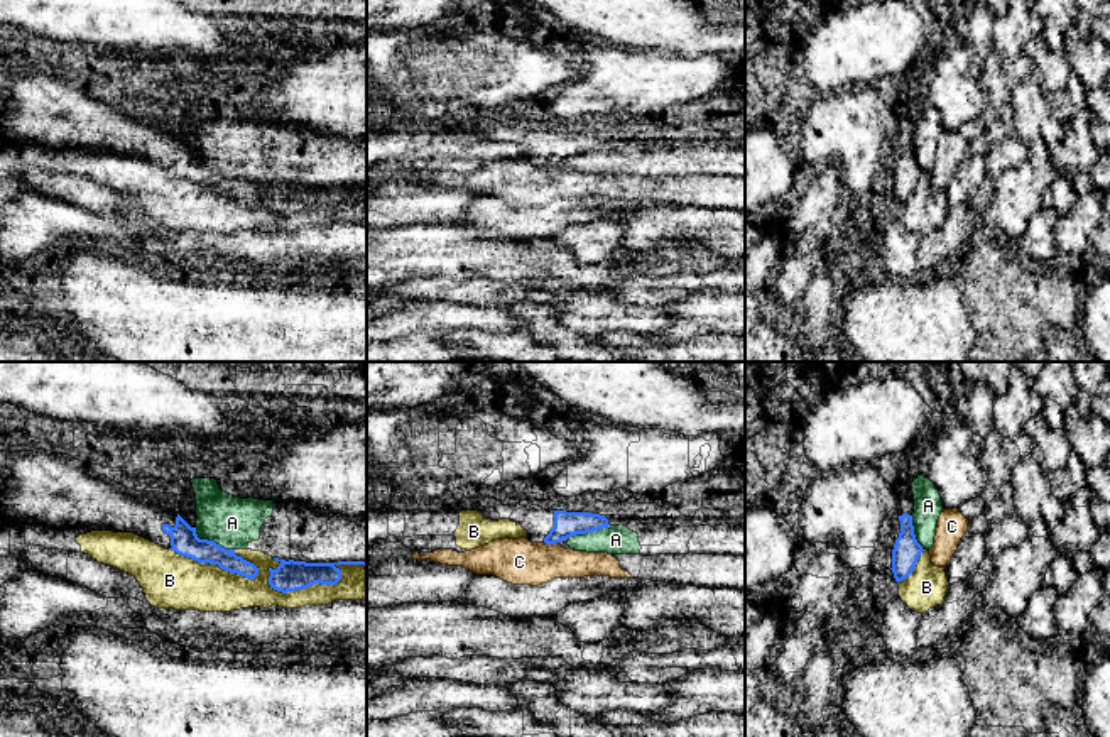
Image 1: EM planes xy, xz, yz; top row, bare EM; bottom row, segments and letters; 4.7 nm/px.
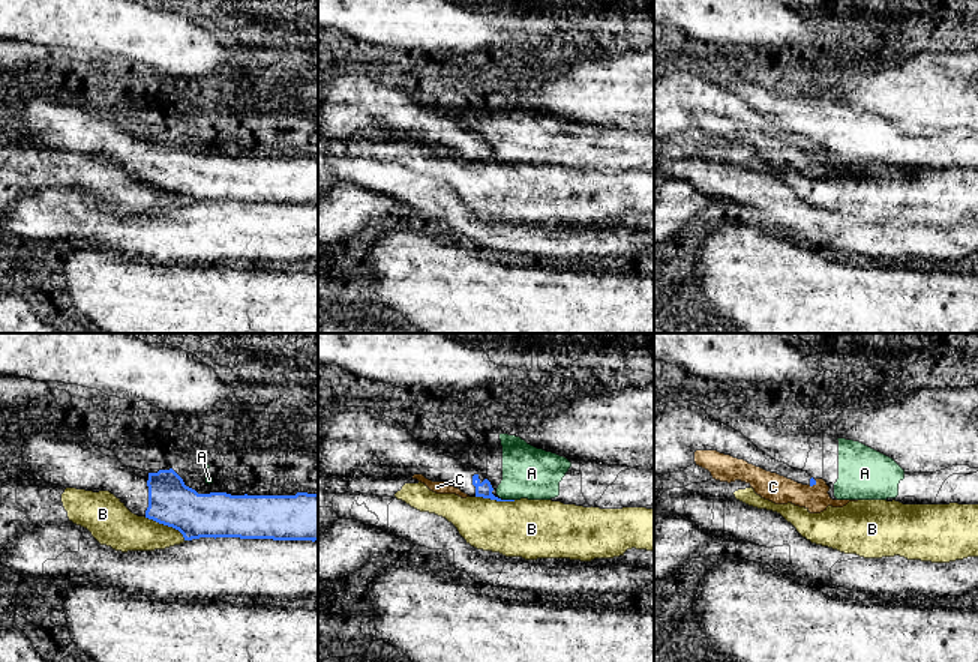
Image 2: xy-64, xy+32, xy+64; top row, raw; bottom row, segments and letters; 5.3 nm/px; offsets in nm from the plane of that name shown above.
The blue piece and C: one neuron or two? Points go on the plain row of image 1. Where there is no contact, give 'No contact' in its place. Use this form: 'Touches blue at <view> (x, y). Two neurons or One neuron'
Touches blue at xz (551, 164). Two neurons

